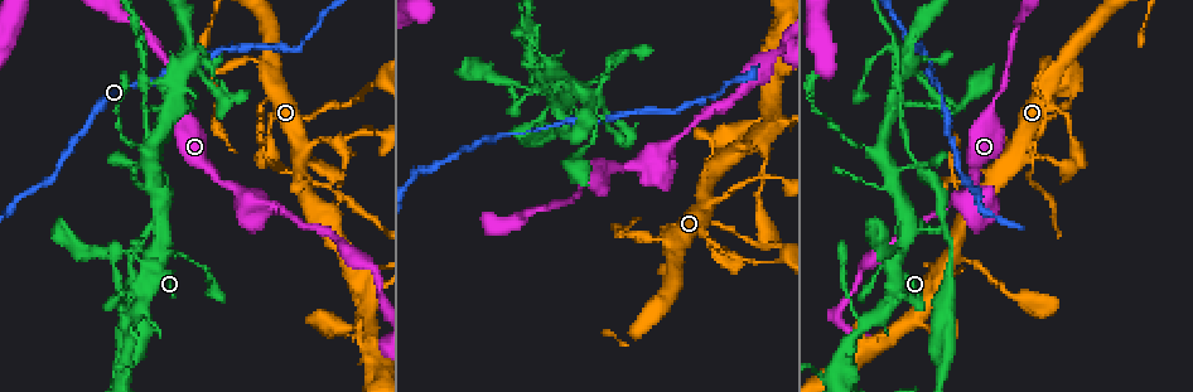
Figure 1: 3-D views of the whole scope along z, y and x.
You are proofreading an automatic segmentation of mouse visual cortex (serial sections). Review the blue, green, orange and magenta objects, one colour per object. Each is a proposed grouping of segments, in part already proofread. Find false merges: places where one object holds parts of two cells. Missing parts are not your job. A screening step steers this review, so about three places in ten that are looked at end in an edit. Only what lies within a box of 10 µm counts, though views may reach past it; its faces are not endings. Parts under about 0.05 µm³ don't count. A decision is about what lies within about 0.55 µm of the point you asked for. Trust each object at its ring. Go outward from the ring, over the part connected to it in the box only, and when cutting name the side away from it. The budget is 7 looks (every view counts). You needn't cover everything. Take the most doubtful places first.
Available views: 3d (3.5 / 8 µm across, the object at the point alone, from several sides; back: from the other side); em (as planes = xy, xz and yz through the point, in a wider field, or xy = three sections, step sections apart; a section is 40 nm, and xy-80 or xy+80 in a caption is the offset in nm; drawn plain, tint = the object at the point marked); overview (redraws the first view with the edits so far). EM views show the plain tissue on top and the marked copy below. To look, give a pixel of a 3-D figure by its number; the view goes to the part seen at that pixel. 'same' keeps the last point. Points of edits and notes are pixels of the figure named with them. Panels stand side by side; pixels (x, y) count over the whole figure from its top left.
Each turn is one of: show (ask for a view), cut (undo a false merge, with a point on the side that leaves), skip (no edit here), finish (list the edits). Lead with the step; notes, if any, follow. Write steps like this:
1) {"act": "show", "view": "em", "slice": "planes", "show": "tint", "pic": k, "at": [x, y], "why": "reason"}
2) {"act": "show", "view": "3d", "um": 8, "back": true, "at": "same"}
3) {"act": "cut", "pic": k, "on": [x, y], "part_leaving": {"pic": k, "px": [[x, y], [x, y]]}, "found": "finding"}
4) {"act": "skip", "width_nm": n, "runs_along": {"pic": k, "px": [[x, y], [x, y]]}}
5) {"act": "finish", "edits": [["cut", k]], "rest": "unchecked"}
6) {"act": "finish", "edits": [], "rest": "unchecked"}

{"act": "show", "view": "3d", "um": 3.5, "pic": 1, "at": [269, 74], "why": "abrupt turn"}

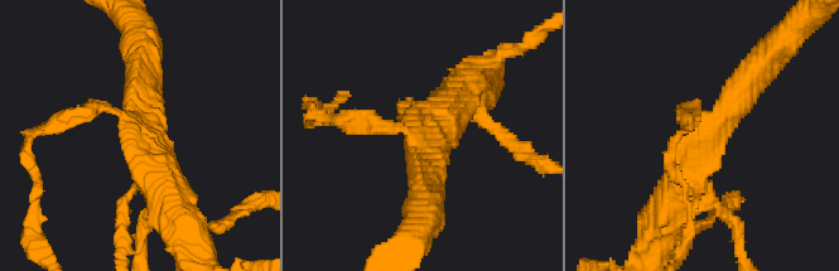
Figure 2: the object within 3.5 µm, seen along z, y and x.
{"act": "show", "view": "em", "slice": "xy", "step": 5, "show": "tint", "pic": 2, "at": [423, 142], "arms": 3, "arm_widths_nm": [200, 350, 450], "why": "now the EM"}

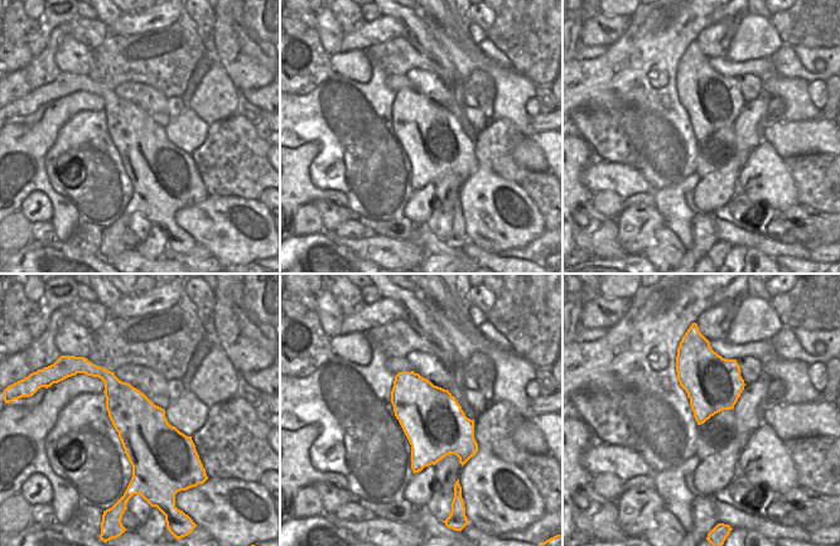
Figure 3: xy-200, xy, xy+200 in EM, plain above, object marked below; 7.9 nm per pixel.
{"act": "skip", "width_nm": 500, "runs_along": {"pic": 2, "px": [[665, 212], [675, 185], [762, 62]]}, "found": "all the same cell"}

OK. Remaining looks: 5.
{"act": "show", "view": "3d", "um": 8, "pic": 1, "at": [301, 154], "why": "a narrow waist"}

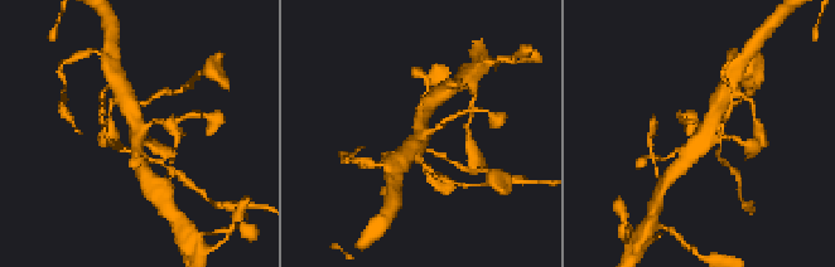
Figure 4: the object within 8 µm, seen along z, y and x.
{"act": "show", "view": "em", "slice": "xy", "step": 3, "show": "tint", "at": "same", "arms": 4, "arm_widths_nm": [150, 150, 400, 500]}

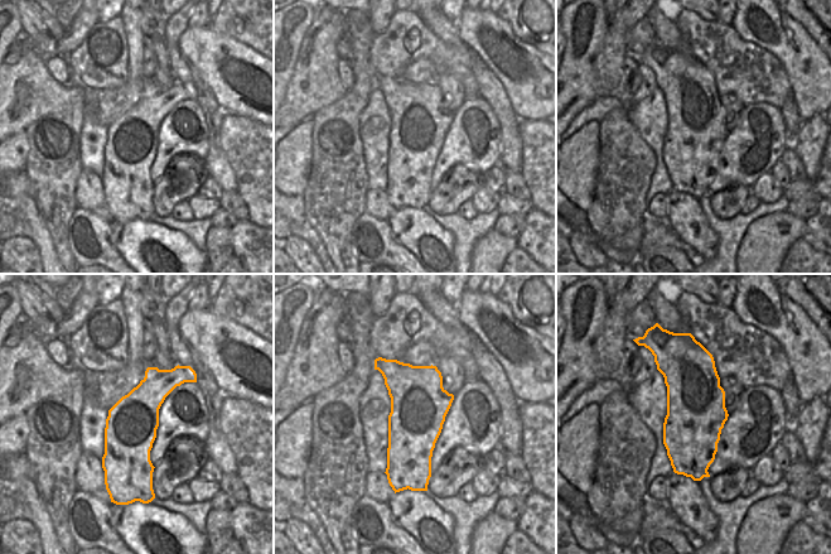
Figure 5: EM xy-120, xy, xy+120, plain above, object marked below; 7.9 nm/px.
{"act": "skip", "width_nm": 460, "runs_along": {"pic": 4, "px": [[718, 101], [715, 120], [683, 164]]}, "found": "all the same cell"}

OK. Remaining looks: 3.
{"act": "show", "view": "3d", "um": 3.5, "pic": 1, "at": [833, 367], "why": "narrows sharply"}

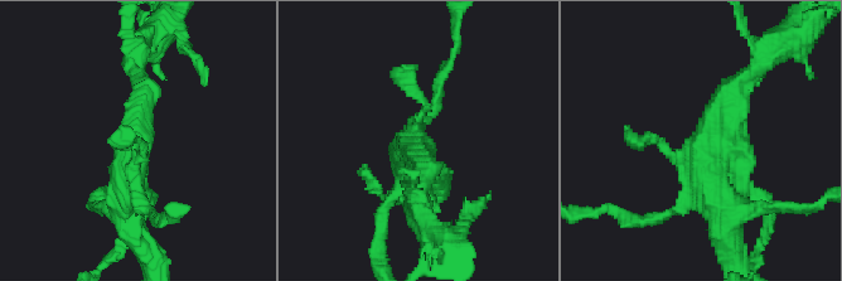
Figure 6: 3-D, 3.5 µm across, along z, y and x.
{"act": "show", "view": "em", "slice": "xy", "step": 2, "show": "tint", "pic": 6, "at": [415, 149], "why": "shape alone is not enough"}

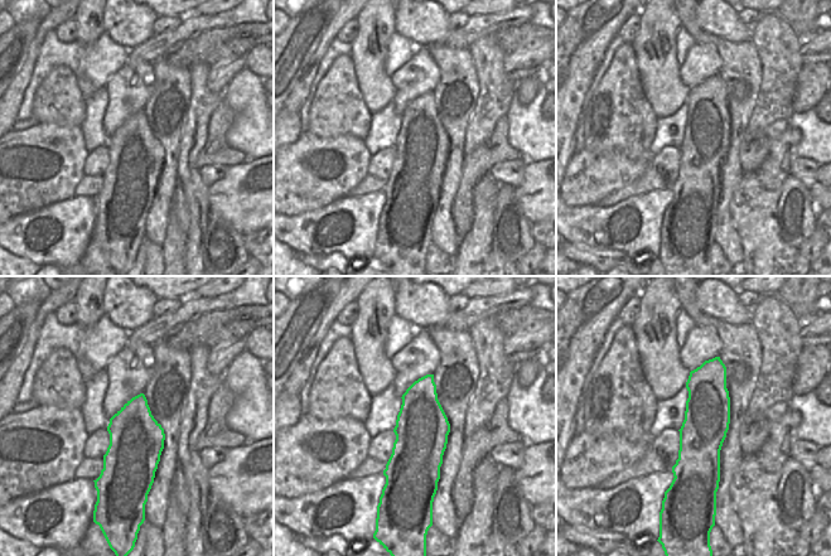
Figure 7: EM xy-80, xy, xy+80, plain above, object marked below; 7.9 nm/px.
{"act": "skip", "runs_along": {"pic": 6, "px": [[751, 72], [703, 149], [716, 192]]}, "found": "continuous, no second cell"}

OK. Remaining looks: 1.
{"act": "finish", "edits": [], "rest": "unchecked"}

